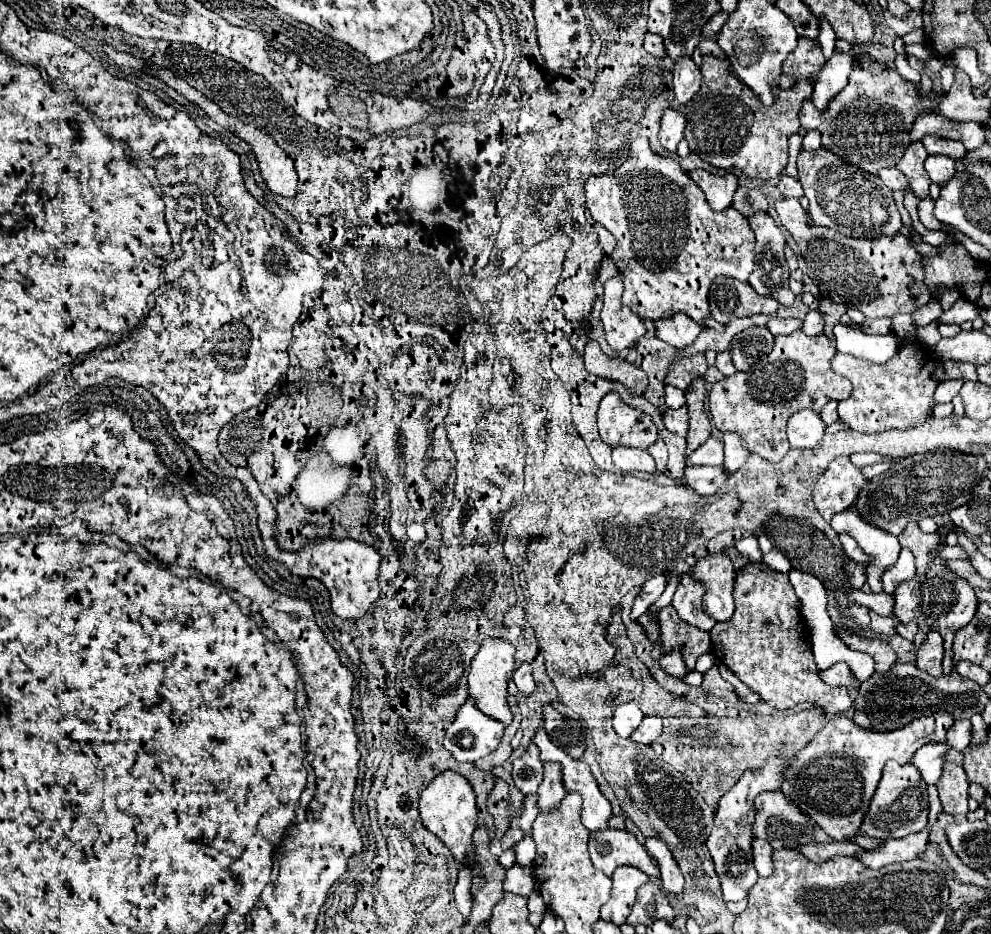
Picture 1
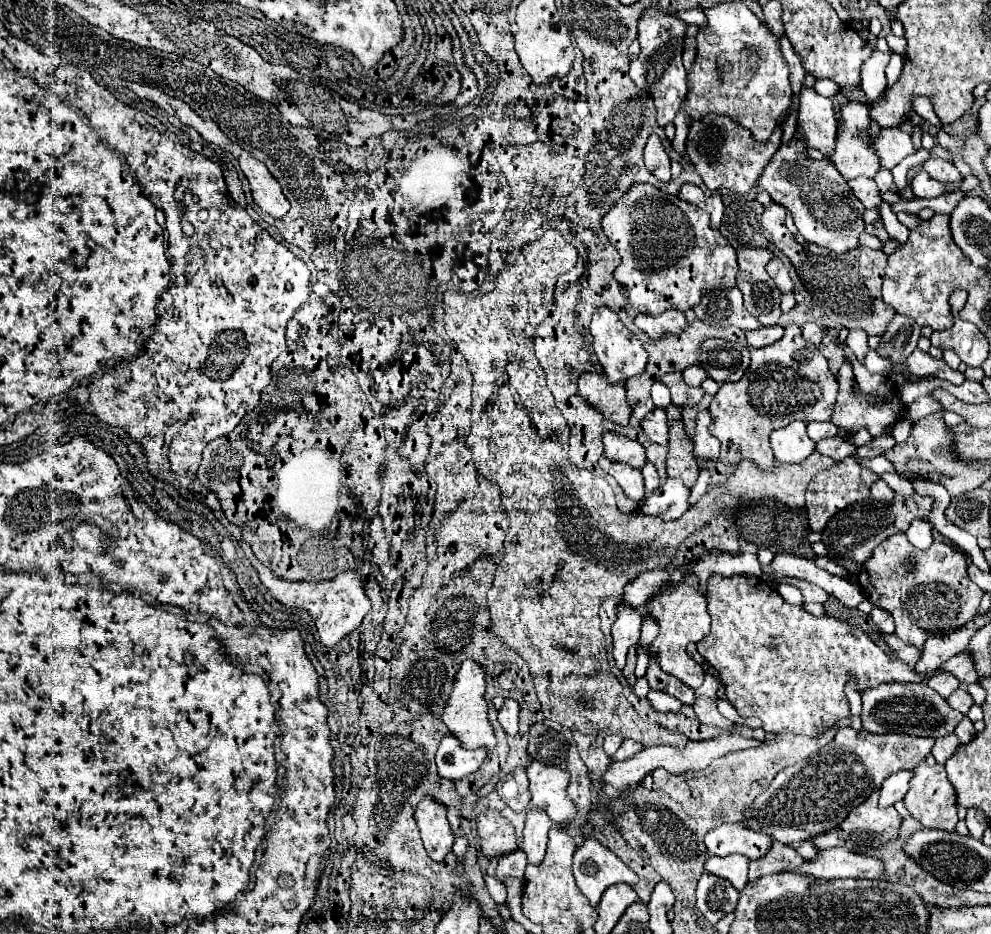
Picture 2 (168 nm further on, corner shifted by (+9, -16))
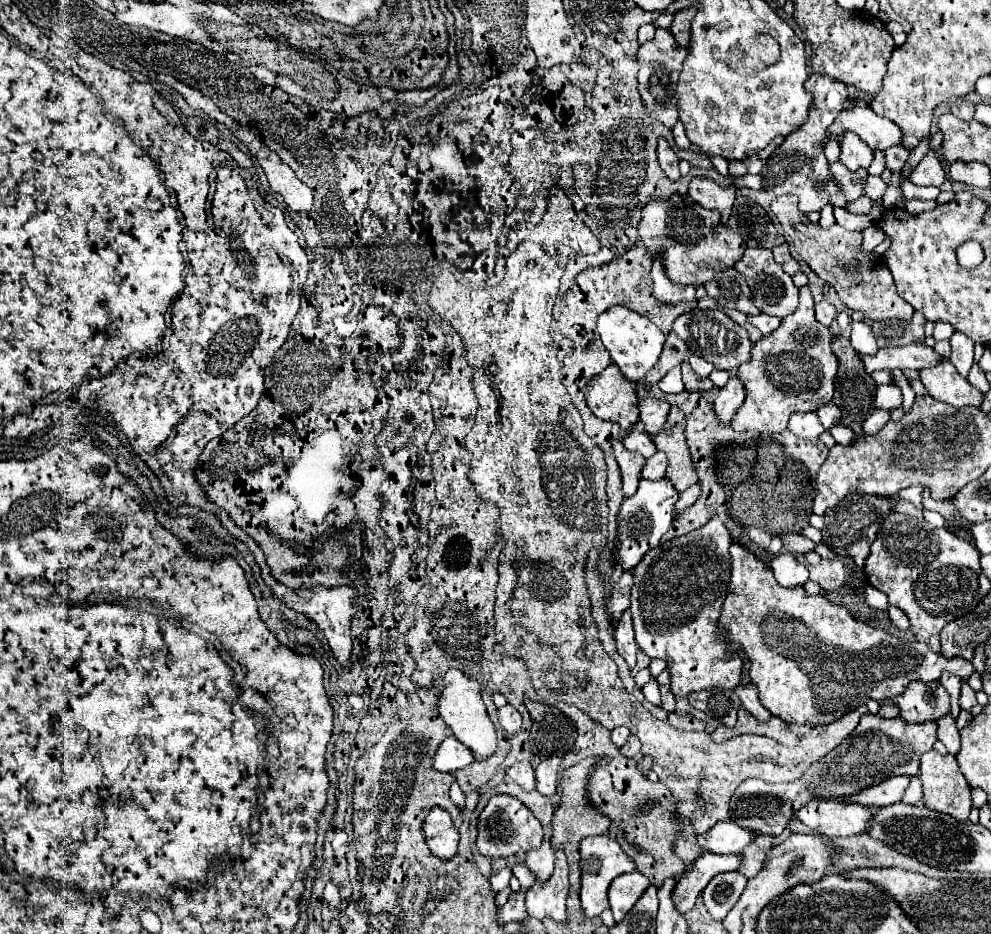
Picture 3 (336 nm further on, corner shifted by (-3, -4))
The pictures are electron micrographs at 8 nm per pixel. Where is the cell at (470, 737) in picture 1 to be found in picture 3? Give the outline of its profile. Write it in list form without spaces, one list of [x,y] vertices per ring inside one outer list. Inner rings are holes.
[[[448,736],[436,750],[432,768],[438,772],[456,772],[460,768],[466,768],[472,762],[472,754],[468,748],[464,748],[454,736]]]

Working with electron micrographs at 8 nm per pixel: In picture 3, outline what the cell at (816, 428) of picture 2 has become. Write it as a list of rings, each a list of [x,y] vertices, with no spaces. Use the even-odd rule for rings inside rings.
[[[832,402],[830,404],[824,404],[822,408],[818,408],[816,410],[816,414],[818,414],[818,418],[820,418],[820,422],[822,422],[822,426],[826,428],[826,430],[830,430],[832,426],[836,426],[838,422],[840,422],[840,408],[838,406],[834,406]]]

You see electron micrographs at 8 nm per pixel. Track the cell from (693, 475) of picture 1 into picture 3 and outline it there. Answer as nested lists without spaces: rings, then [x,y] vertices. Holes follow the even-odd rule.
[[[662,478],[662,480],[640,480],[638,490],[634,496],[624,498],[618,510],[618,544],[612,550],[612,562],[618,564],[622,570],[632,570],[638,560],[650,550],[660,544],[660,538],[666,534],[666,530],[672,524],[672,508],[678,500],[678,492],[674,486]]]

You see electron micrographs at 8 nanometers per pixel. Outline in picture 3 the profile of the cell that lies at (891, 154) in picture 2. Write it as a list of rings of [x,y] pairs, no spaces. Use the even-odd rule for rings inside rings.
[[[858,104],[842,108],[834,124],[828,128],[824,142],[828,142],[830,136],[840,142],[846,132],[858,134],[866,144],[870,144],[876,150],[898,146],[902,140],[902,132],[896,124],[892,124],[892,120],[874,114],[870,106],[858,106]]]

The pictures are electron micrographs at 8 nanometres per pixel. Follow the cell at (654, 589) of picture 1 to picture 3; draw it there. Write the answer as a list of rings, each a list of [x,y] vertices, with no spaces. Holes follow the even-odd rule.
[[[630,610],[622,612],[618,624],[616,624],[616,630],[614,630],[614,640],[616,640],[616,648],[618,648],[618,654],[626,660],[628,668],[632,670],[634,664],[636,664],[636,652],[638,652],[638,646],[634,642],[634,630],[632,630],[632,618],[630,618]]]

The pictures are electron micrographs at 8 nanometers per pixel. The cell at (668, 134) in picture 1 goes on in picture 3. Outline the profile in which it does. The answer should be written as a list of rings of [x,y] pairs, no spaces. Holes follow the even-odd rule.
[[[664,138],[658,140],[658,162],[660,162],[664,174],[668,176],[668,180],[676,182],[680,178],[680,172],[678,172],[678,162],[680,160],[678,160],[676,152],[668,146],[668,142]]]

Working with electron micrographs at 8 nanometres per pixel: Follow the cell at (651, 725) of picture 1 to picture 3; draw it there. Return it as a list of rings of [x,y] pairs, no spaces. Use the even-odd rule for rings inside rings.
[[[630,736],[626,740],[626,744],[620,748],[620,754],[626,756],[626,758],[638,758],[638,754],[640,754],[640,740],[636,736]]]

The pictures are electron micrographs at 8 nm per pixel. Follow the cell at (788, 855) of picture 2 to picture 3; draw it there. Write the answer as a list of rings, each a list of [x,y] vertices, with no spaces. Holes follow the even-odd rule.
[[[766,834],[756,836],[754,844],[748,844],[740,852],[742,864],[740,864],[738,872],[742,872],[746,878],[754,878],[760,872],[760,868],[764,866],[764,862],[766,862],[766,854],[772,848],[772,840],[774,840],[774,836],[766,836]]]

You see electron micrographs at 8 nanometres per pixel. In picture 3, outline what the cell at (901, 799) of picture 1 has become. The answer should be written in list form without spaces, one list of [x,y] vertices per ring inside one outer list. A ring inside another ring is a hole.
[[[810,800],[794,816],[818,834],[842,838],[862,834],[872,818],[870,808],[860,804],[840,804],[834,800]]]

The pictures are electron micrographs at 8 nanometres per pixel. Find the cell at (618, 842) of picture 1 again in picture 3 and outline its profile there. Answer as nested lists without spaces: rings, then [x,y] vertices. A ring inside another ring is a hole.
[[[588,836],[580,844],[580,872],[582,872],[582,888],[580,888],[580,900],[582,900],[582,910],[586,918],[596,918],[608,908],[608,886],[610,882],[624,874],[632,872],[636,866],[634,862],[622,852],[620,844],[612,840],[610,836]]]

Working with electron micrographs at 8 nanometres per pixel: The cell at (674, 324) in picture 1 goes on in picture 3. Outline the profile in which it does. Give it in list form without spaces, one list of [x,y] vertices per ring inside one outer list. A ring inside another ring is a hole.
[[[656,260],[654,266],[652,266],[652,282],[654,282],[654,296],[660,300],[660,302],[666,302],[666,304],[678,304],[678,302],[690,302],[690,300],[696,300],[696,288],[694,286],[680,286],[680,284],[674,284],[664,268],[662,268],[662,260]]]

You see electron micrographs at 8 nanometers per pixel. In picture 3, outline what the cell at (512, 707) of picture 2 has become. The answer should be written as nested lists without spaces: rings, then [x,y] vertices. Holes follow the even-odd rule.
[[[510,704],[498,708],[498,720],[500,720],[500,726],[506,730],[506,734],[514,734],[522,726],[522,716]]]

